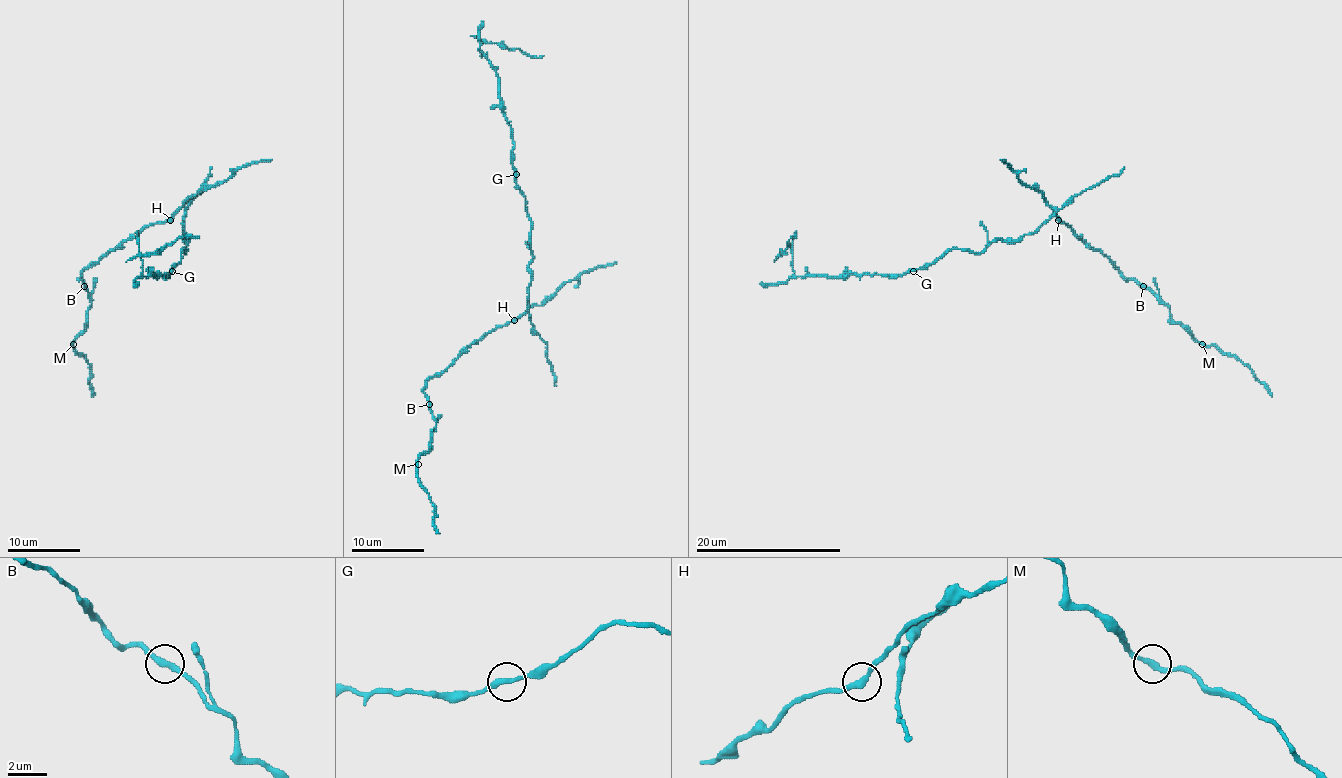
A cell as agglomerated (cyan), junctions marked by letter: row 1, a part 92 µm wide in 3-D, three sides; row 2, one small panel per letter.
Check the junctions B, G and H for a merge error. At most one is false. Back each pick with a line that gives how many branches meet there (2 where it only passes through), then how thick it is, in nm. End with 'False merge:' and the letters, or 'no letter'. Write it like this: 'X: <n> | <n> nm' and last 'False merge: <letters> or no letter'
False merge: no letter

